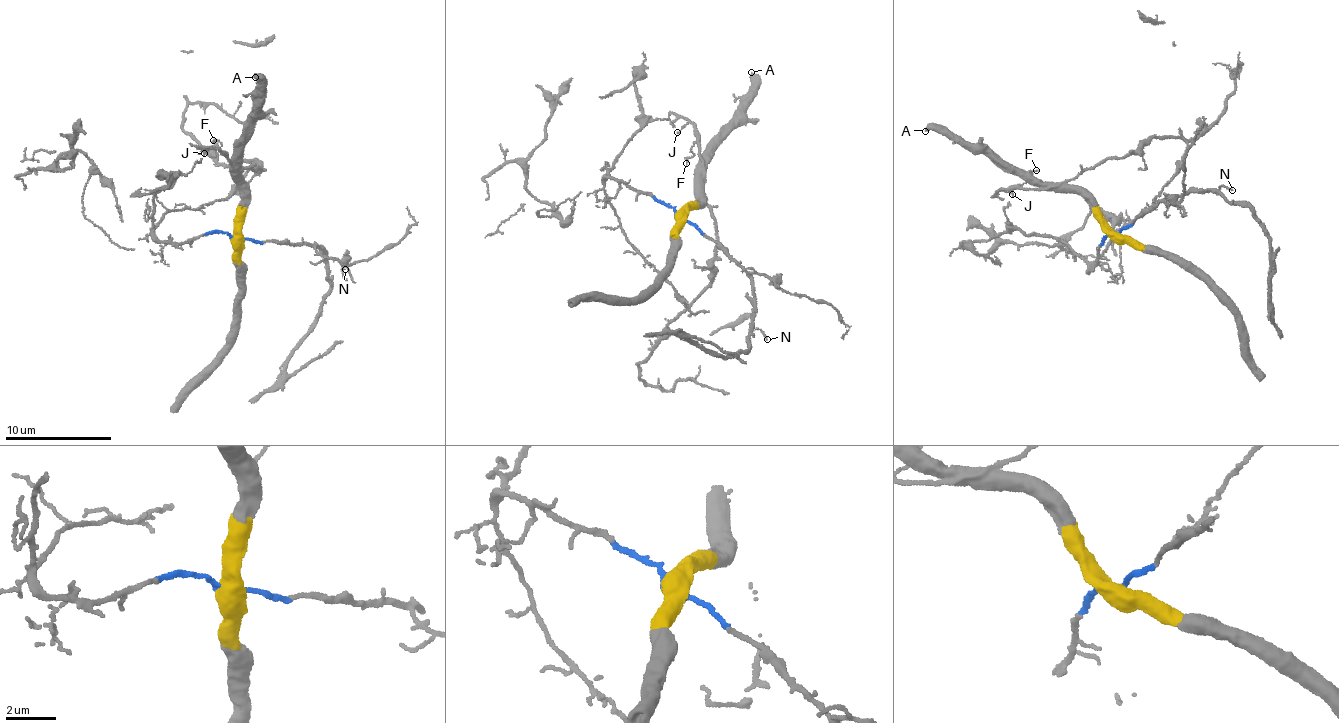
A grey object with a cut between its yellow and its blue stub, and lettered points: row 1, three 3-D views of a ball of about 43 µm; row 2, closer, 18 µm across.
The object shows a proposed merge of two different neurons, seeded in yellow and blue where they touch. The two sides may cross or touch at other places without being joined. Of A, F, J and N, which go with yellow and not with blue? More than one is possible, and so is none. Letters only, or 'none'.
A, F, J

